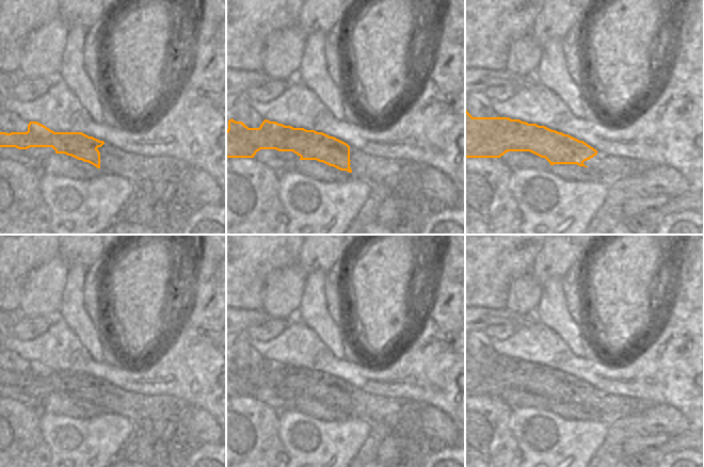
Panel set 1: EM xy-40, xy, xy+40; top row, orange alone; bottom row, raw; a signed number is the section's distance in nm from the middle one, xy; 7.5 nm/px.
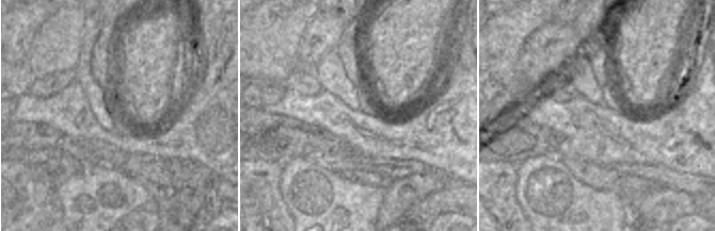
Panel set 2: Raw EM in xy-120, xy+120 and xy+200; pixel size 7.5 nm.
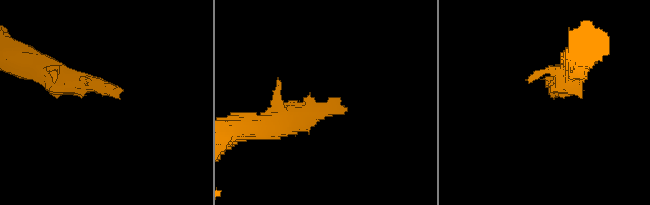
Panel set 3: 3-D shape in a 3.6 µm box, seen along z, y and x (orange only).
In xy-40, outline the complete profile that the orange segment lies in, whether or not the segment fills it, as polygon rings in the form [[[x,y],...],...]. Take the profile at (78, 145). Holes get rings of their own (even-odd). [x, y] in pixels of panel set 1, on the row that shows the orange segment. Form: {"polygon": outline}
{"polygon": [[[30,122],[27,132],[0,132],[0,147],[16,147],[18,149],[52,147],[55,154],[71,156],[93,164],[102,173],[110,173],[131,181],[137,192],[151,199],[154,216],[149,226],[156,235],[181,235],[188,219],[201,206],[198,200],[193,198],[186,189],[186,176],[192,167],[176,158],[165,156],[146,158],[127,154],[82,132],[54,132],[37,122]]]}

